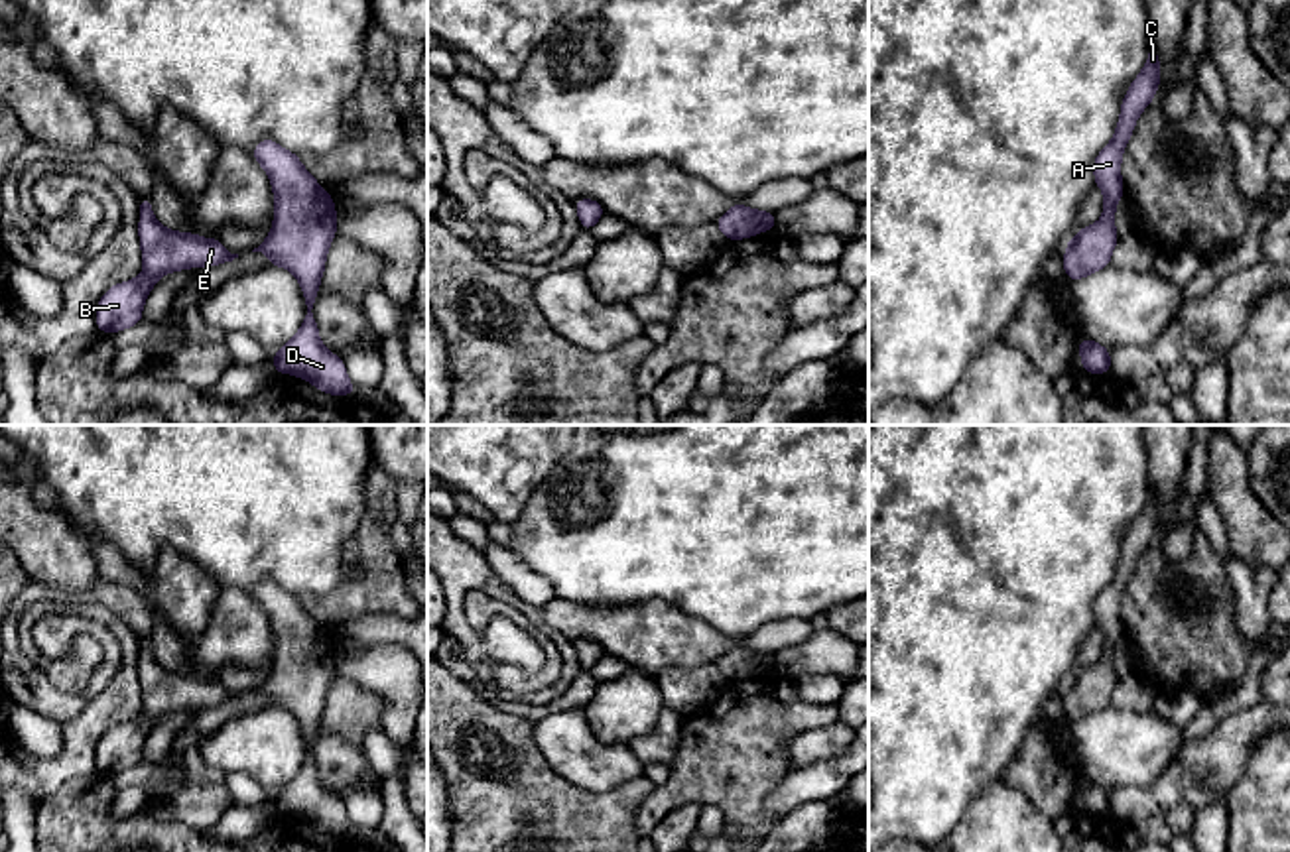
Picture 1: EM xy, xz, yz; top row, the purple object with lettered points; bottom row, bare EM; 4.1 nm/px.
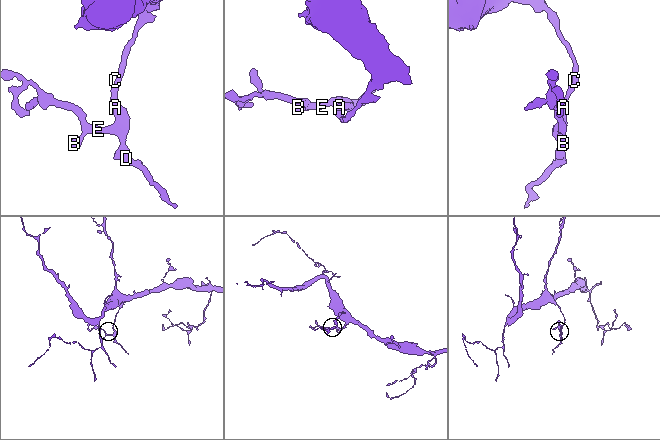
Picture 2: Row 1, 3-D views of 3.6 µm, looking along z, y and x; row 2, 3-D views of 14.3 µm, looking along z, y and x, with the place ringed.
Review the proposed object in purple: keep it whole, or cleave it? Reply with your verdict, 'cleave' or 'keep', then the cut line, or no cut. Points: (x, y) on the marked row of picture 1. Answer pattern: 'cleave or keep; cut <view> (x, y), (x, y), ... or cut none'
keep; cut none

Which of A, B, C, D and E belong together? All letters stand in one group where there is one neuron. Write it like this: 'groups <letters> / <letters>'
groups A B C D E

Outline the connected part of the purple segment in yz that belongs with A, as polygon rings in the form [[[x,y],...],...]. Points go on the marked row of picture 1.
[[[1152,51],[1140,75],[1130,83],[1121,104],[1121,118],[1113,140],[1101,150],[1093,161],[1095,185],[1103,191],[1103,218],[1095,224],[1081,228],[1067,240],[1064,254],[1064,272],[1067,279],[1081,279],[1089,274],[1111,266],[1111,252],[1119,242],[1115,232],[1117,201],[1125,193],[1121,181],[1121,157],[1132,136],[1136,118],[1154,100],[1160,85],[1160,57]]]

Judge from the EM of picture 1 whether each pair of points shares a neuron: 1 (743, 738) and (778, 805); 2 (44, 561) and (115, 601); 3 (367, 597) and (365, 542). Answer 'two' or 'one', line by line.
1: two
2: two
3: one

